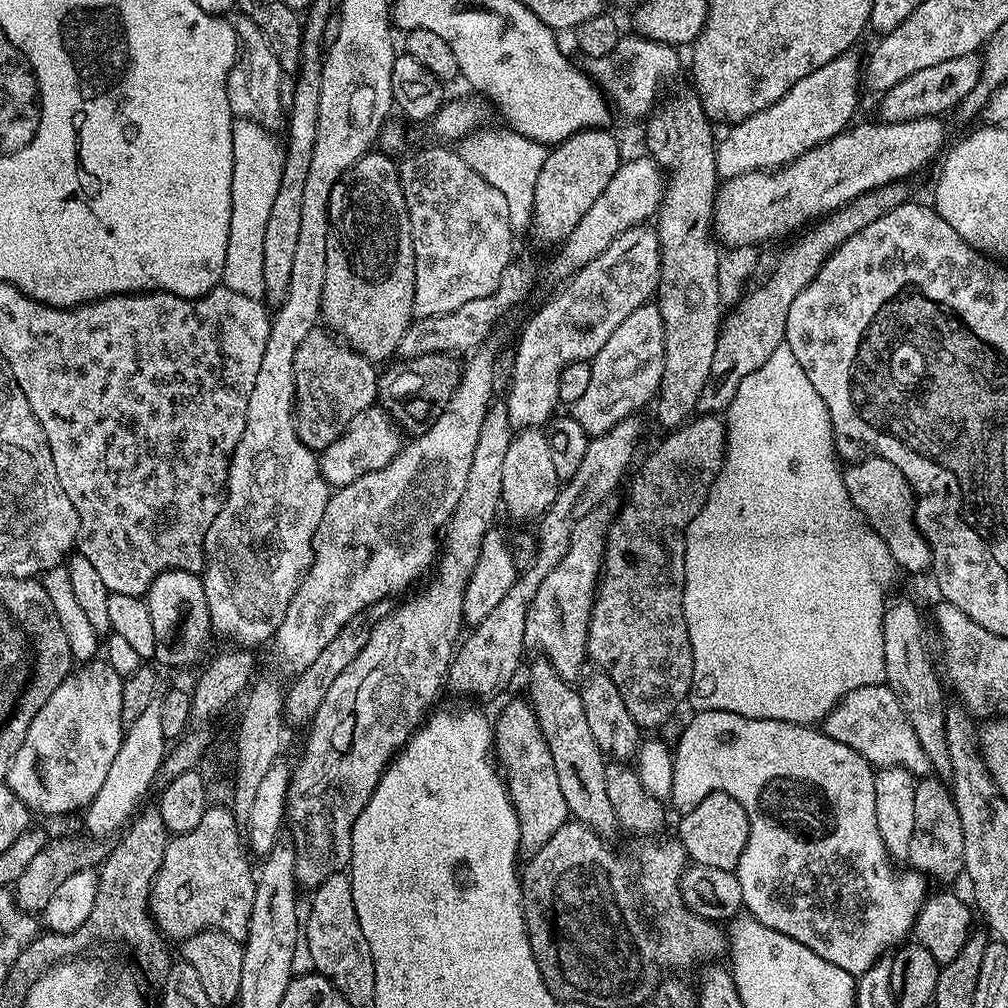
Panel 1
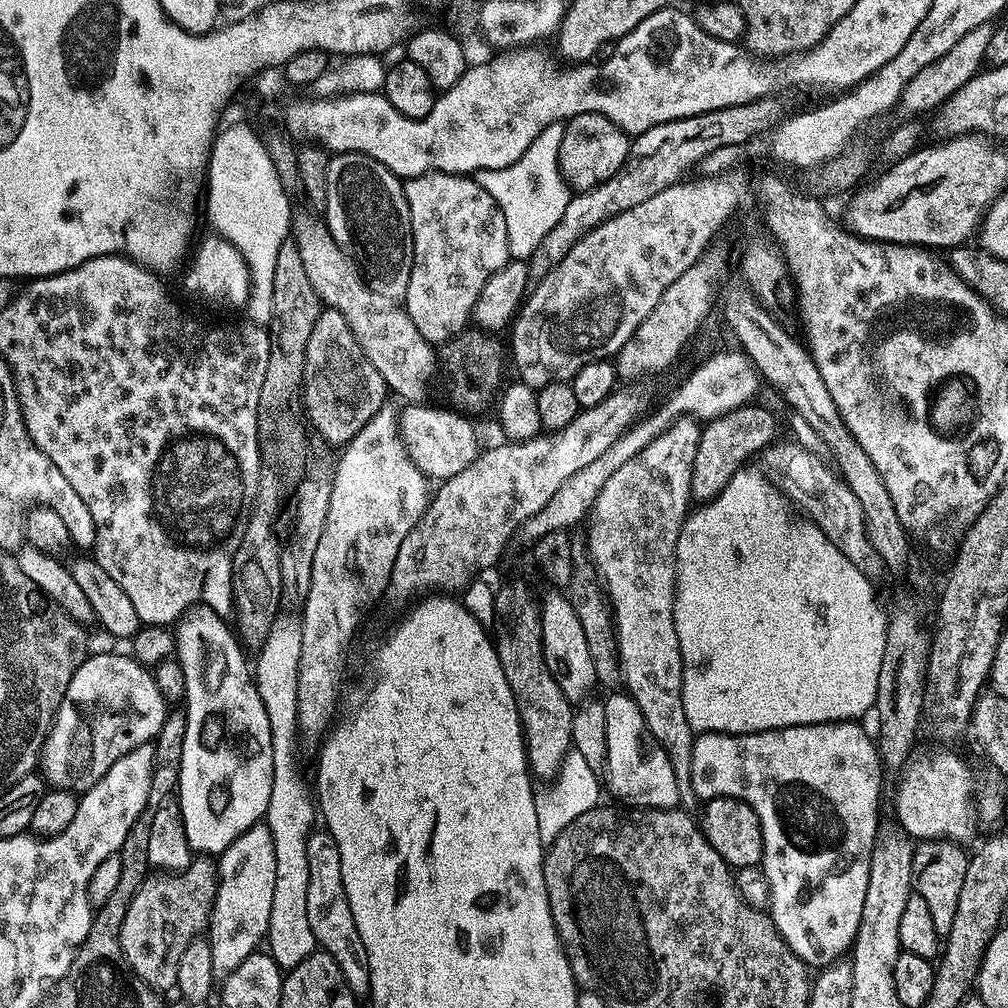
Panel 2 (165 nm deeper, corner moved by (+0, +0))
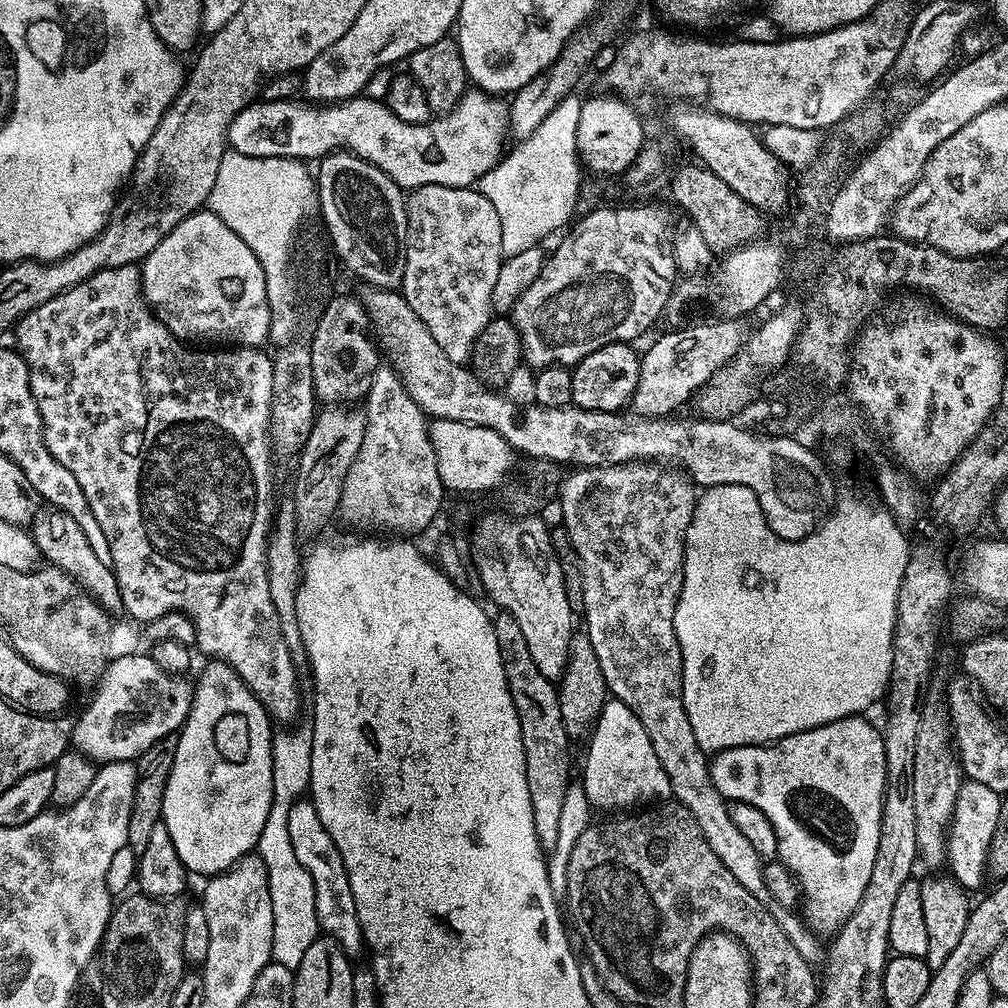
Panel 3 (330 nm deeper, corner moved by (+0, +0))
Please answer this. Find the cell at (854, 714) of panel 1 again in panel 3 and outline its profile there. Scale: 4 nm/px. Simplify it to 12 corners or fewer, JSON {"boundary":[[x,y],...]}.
{"boundary":[[961,783],[948,839],[955,883],[984,880],[1001,793]]}

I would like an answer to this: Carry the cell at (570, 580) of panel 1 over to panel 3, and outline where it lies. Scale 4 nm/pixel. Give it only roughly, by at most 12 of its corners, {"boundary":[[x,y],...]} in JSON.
{"boundary":[[494,620],[526,758],[534,830],[558,840],[570,735],[518,622]]}

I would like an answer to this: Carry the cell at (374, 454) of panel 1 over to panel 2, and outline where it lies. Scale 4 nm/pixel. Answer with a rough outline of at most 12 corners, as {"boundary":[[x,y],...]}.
{"boundary":[[408,402],[398,416],[404,449],[436,482],[478,454],[467,415]]}

